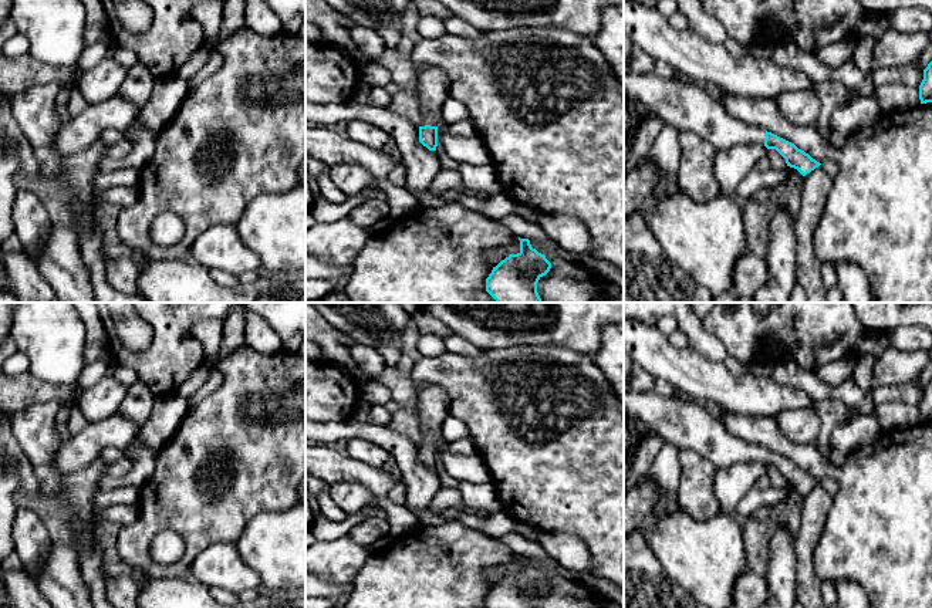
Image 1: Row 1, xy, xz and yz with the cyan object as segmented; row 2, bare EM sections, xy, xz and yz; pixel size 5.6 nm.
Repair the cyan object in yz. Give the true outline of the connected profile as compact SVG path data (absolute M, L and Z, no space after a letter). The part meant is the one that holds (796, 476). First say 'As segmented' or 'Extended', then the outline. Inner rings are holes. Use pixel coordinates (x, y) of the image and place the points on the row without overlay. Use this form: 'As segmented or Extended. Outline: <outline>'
Extended. Outline: M655 391L624 392L624 415L642 420L651 433L659 435L679 450L698 452L716 469L760 462L767 467L776 467L787 484L797 487L803 494L821 483L794 462L735 438L725 430L720 420L685 395L663 398Z

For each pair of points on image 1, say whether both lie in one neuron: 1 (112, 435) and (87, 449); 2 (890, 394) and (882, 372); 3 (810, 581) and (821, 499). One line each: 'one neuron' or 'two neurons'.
1: one neuron
2: two neurons
3: one neuron

